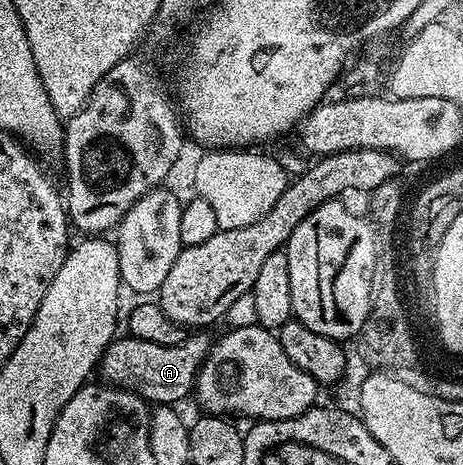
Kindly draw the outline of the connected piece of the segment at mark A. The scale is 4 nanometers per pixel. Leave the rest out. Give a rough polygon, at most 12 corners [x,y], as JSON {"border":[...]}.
{"border":[[116,338],[97,368],[151,405],[195,390],[213,339],[166,347]]}

